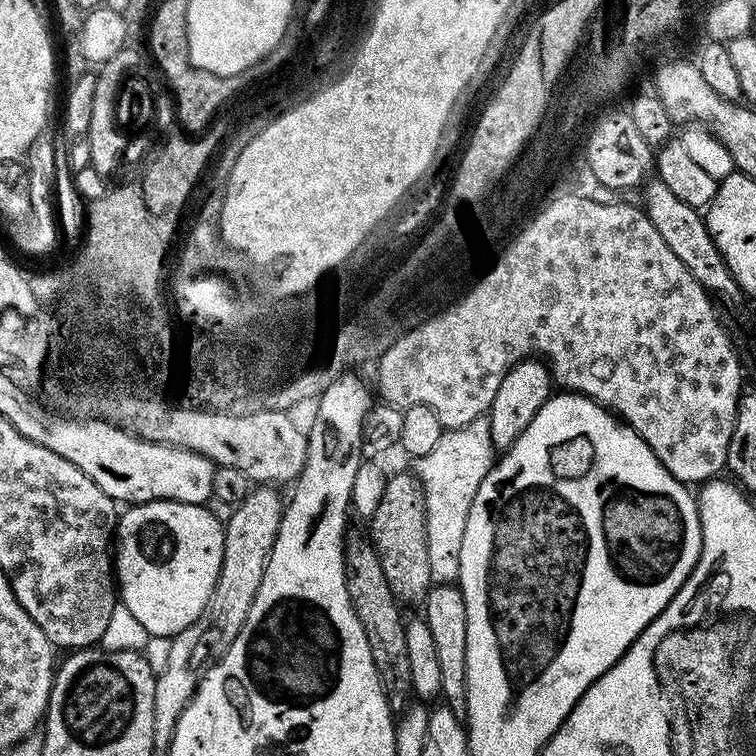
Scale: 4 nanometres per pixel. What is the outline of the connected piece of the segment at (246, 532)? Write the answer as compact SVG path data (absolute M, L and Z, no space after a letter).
M256 486L249 492L241 504L231 509L232 517L224 524L224 553L222 554L222 570L218 574L218 582L214 586L214 594L206 606L206 610L186 630L171 637L172 645L167 656L167 665L161 673L156 674L154 682L154 746L153 753L164 754L172 740L174 730L178 726L178 718L182 718L182 710L192 700L205 668L219 658L238 638L238 630L242 630L242 622L246 622L246 614L250 614L250 606L254 602L254 594L258 594L258 586L262 586L262 574L266 570L266 562L272 553L272 547L278 534L280 519L284 517L285 497L280 497L272 486Z

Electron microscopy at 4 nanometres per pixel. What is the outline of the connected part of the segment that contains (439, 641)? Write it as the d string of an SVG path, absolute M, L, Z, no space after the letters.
M436 582L428 589L422 605L422 619L430 626L430 635L434 637L434 647L438 653L440 673L442 673L443 703L454 714L461 718L467 717L466 702L466 602L459 587L452 582Z

